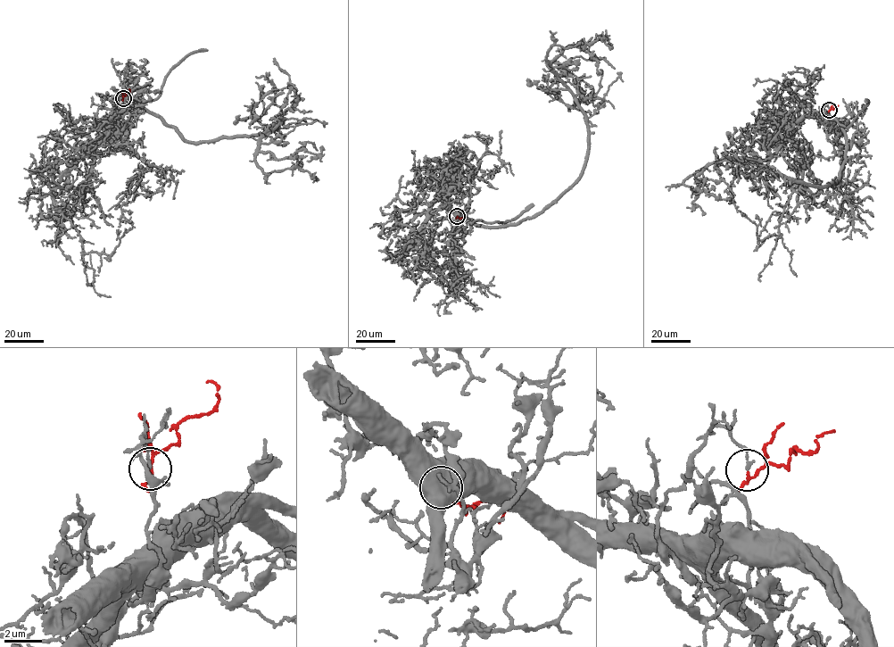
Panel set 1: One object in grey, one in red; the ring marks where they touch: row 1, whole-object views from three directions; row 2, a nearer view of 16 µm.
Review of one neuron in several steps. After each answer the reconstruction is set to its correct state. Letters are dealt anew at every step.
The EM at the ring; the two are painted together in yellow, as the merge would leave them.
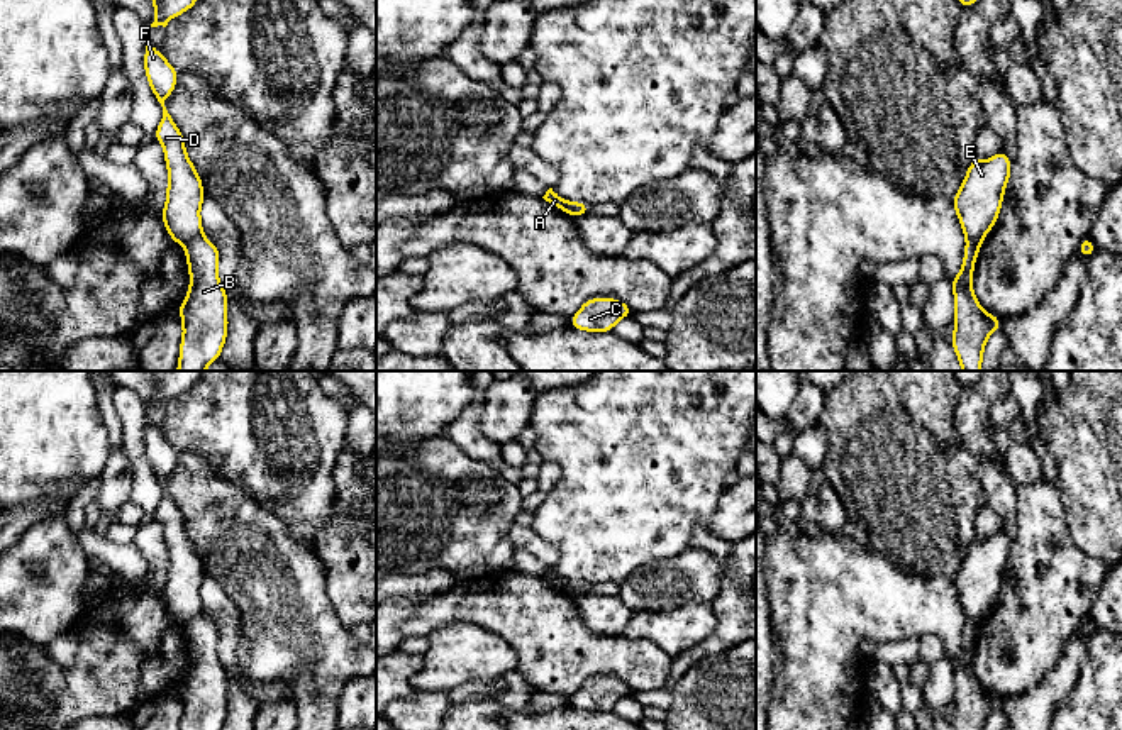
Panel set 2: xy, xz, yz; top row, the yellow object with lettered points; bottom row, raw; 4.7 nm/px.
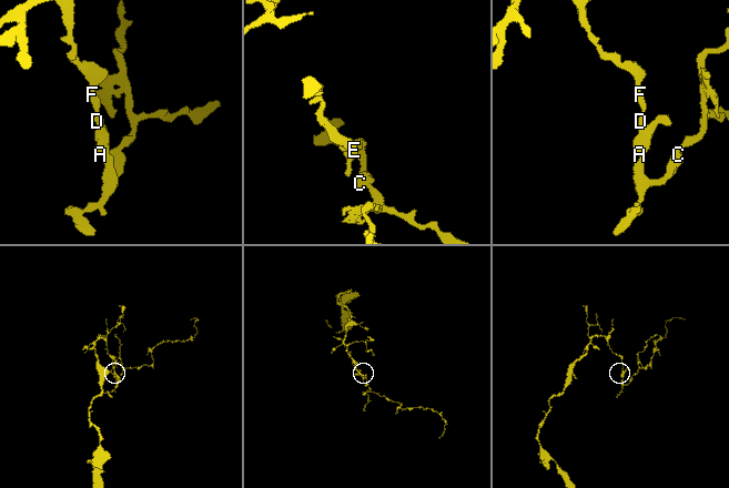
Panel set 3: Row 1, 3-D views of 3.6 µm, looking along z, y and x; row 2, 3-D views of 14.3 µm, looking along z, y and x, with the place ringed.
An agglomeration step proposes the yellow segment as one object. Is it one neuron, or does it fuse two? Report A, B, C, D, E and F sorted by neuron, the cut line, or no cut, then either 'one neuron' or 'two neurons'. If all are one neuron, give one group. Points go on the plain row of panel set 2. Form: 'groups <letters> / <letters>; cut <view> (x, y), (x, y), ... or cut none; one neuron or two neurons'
groups A D E F / B C; cut xy (200, 613), (183, 624); two neurons

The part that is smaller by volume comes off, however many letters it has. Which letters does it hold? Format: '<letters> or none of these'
B, C

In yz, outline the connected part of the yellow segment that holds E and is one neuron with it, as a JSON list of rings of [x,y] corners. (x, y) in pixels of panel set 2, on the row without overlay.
[[[1002,528],[986,540],[975,537],[969,542],[968,552],[951,581],[966,620],[981,622],[995,605],[1010,552],[1012,542]]]

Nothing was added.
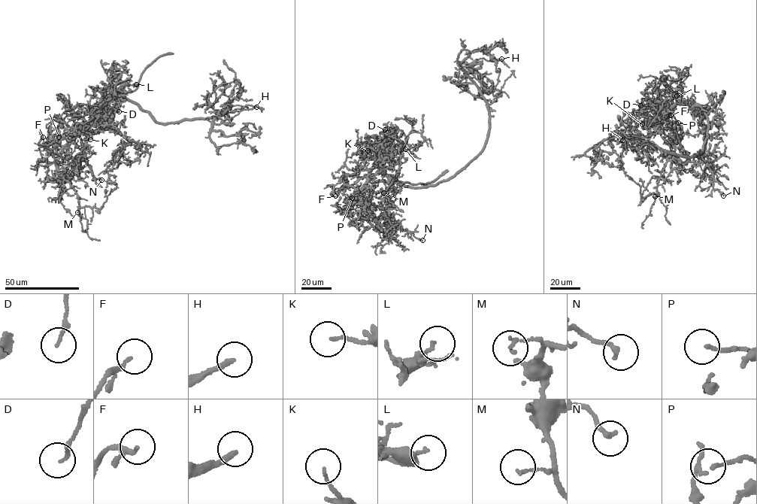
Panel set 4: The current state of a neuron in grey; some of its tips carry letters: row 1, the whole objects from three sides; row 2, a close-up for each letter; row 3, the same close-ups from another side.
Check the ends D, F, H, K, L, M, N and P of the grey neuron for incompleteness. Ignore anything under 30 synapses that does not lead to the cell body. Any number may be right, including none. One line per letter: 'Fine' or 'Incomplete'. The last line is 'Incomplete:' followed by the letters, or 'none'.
D: Fine
F: Fine
H: Incomplete
K: Fine
L: Fine
M: Fine
N: Fine
P: Fine
Incomplete: H

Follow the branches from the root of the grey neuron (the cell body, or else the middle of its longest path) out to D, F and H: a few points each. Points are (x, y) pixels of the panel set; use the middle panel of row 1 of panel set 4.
D: (429, 186), (405, 186), (380, 169), (376, 162), (381, 151), (378, 144), (380, 133), (385, 129)
F: (429, 186), (405, 186), (380, 163), (358, 203), (352, 200), (355, 188), (343, 181), (330, 193), (335, 195)
H: (429, 186), (464, 168), (479, 153), (487, 136), (488, 106), (461, 68), (476, 59), (501, 59)

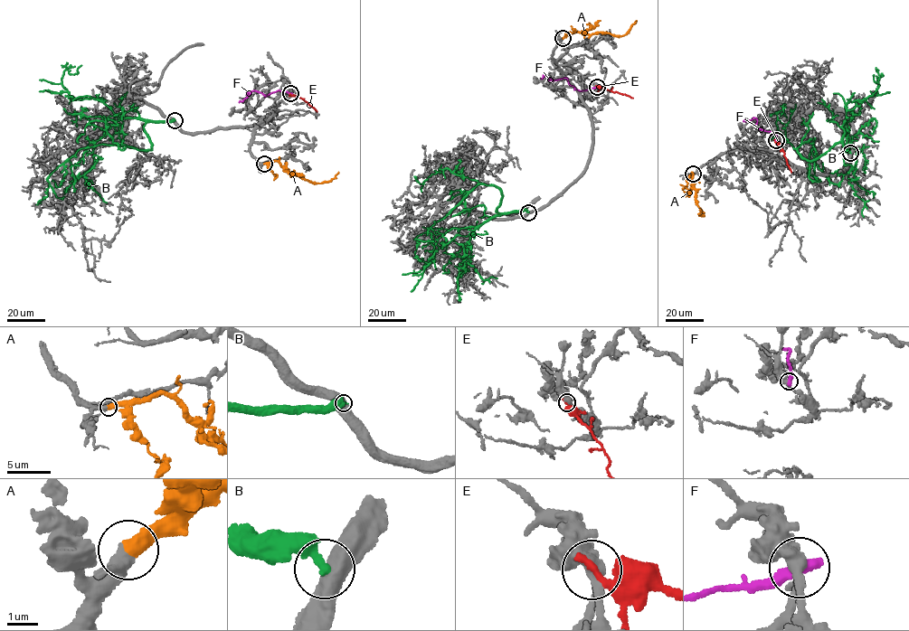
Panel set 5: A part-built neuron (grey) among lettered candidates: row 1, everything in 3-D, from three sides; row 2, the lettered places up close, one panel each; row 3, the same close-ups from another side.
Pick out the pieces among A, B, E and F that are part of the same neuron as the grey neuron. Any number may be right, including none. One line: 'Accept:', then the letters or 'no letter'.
Accept: A

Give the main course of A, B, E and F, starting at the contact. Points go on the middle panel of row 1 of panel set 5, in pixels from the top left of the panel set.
A: (563, 38), (577, 32), (626, 34), (636, 21)
B: (528, 211), (499, 213), (500, 190), (477, 184), (415, 239), (420, 243), (415, 253), (421, 260)
E: (597, 87), (633, 98)
F: (597, 87), (579, 90), (566, 79), (553, 80), (544, 75), (541, 79)

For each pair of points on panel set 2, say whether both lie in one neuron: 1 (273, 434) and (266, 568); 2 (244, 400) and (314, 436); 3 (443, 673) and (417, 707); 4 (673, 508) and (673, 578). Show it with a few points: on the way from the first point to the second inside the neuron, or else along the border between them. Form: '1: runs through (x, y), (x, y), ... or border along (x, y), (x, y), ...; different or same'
1: border along (238, 485), (270, 508), (295, 539); different
2: runs through (261, 417), (278, 434), (297, 434); same
3: border along (416, 690), (446, 691); different
4: border along (688, 546), (670, 558), (641, 564), (636, 569); different

